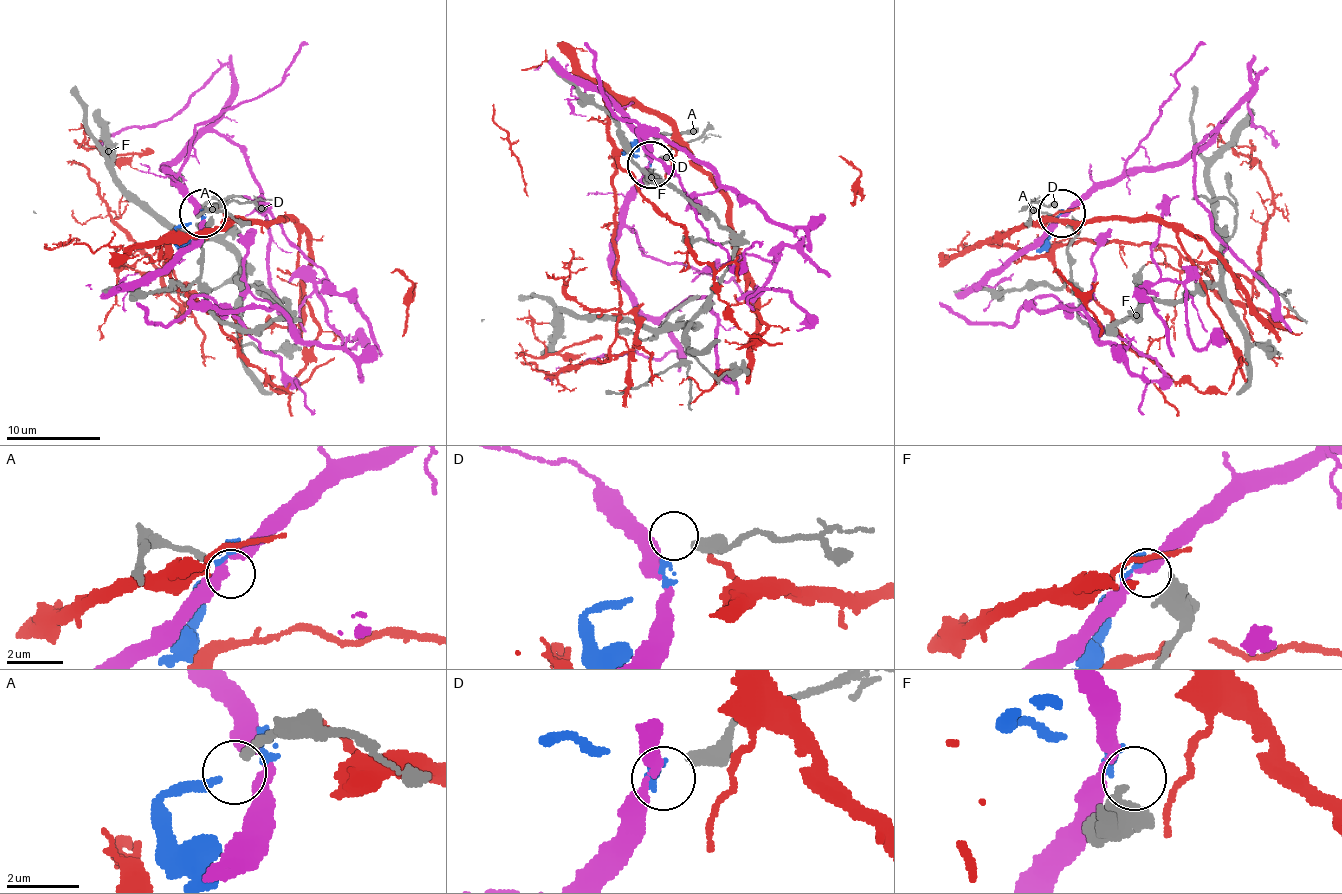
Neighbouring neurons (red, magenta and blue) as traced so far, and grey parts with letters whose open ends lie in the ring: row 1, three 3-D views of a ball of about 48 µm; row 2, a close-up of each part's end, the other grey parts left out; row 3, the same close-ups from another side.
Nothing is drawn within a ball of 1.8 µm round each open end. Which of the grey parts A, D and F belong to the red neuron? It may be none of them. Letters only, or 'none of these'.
none of these

